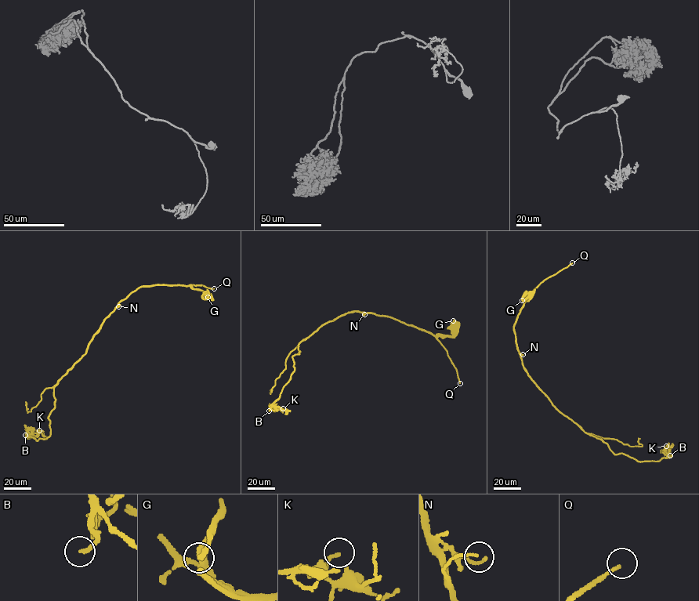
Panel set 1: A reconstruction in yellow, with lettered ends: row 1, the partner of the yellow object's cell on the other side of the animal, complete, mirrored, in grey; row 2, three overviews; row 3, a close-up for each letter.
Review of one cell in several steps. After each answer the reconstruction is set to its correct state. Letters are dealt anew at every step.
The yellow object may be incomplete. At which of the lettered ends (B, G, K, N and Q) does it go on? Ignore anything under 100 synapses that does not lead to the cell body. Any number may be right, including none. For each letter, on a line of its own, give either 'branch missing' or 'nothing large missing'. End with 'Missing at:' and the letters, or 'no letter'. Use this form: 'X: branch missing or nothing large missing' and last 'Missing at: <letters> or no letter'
B: branch missing
G: nothing large missing
K: nothing large missing
N: nothing large missing
Q: branch missing
Missing at: B, Q

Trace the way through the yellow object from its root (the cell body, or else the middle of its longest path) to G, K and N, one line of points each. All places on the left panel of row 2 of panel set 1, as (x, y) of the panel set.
G: (85, 351), (106, 317), (121, 301), (140, 287), (190, 285), (193, 288), (204, 291), (208, 297)
K: (85, 351), (53, 389), (55, 407), (48, 417), (49, 436), (37, 440), (26, 436), (39, 430)
N: (85, 351), (106, 317), (118, 306)

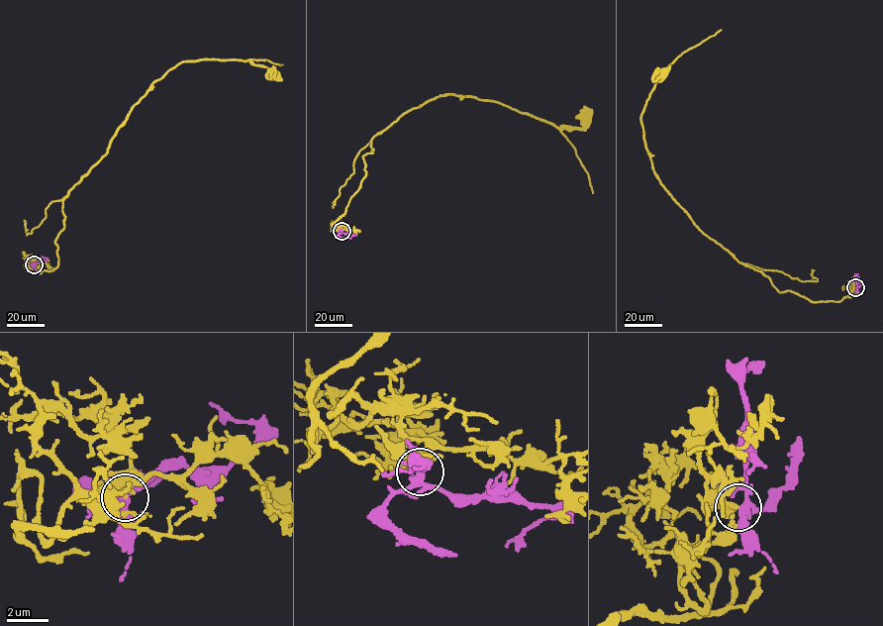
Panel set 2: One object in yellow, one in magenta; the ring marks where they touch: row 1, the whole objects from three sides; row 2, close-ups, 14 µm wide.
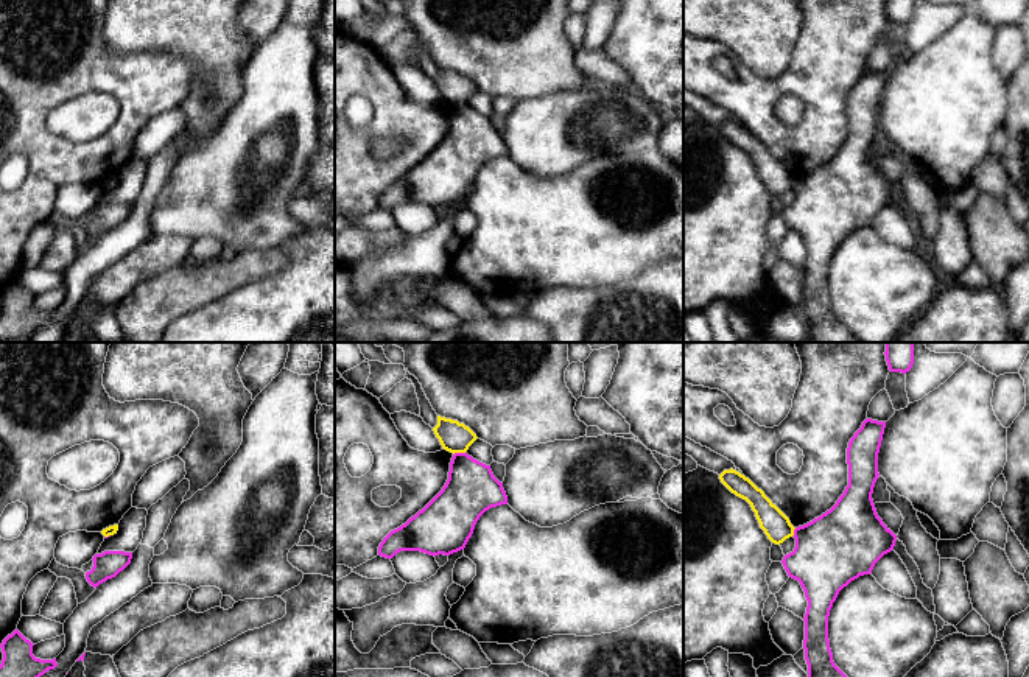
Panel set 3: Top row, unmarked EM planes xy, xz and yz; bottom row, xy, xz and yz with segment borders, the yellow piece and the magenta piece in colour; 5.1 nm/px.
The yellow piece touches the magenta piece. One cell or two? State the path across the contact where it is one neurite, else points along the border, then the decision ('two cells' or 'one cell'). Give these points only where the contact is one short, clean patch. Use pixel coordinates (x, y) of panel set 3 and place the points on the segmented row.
border xz (464, 452), (453, 455); two cells

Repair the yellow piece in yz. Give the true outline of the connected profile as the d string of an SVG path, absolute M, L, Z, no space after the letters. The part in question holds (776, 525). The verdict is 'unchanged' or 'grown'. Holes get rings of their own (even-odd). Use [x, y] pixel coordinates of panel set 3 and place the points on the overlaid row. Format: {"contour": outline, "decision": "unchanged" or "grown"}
{"contour": "M730 468L719 475L721 482L736 496L746 500L767 538L780 545L794 535L789 518L749 478Z", "decision": "unchanged"}

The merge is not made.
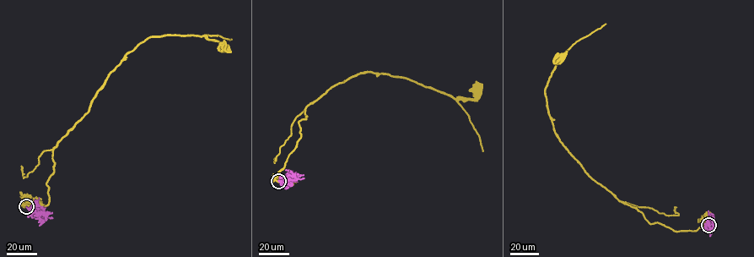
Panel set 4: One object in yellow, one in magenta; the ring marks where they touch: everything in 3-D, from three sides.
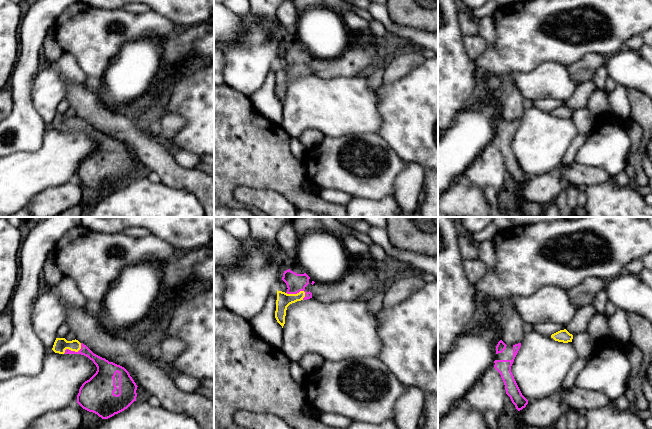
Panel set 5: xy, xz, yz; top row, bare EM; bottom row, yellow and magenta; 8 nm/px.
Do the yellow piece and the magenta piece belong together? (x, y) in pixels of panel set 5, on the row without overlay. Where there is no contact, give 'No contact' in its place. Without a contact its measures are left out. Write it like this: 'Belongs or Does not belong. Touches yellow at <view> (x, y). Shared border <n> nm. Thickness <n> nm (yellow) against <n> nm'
Belongs. Touches yellow at xz (297, 69). Shared border 160 nm. Thickness 110 nm (yellow) against 150 nm

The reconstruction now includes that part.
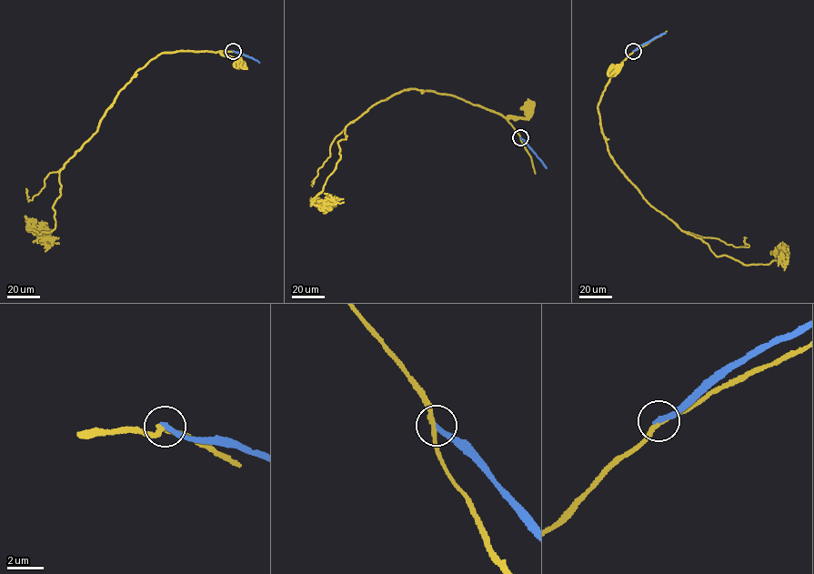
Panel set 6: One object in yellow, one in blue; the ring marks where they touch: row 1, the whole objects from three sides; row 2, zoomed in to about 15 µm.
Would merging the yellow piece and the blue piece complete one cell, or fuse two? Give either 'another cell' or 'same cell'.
another cell

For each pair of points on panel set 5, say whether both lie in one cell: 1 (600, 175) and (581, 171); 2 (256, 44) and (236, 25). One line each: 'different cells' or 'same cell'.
1: same cell
2: different cells

